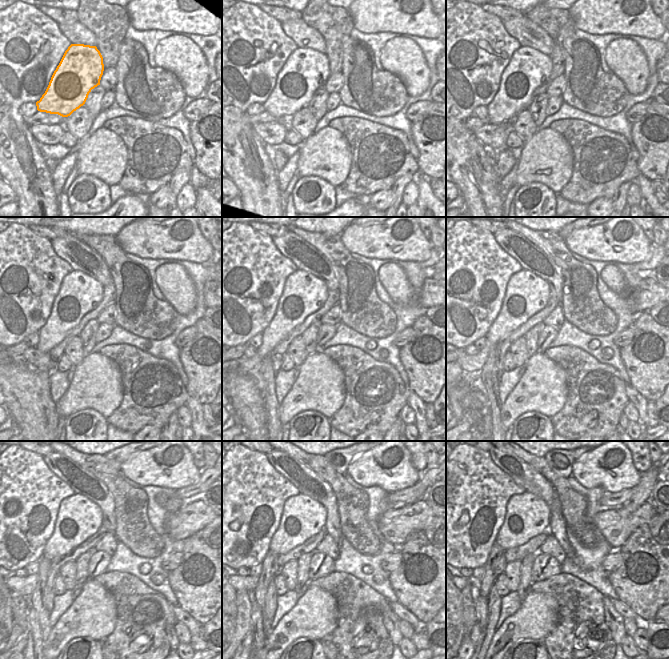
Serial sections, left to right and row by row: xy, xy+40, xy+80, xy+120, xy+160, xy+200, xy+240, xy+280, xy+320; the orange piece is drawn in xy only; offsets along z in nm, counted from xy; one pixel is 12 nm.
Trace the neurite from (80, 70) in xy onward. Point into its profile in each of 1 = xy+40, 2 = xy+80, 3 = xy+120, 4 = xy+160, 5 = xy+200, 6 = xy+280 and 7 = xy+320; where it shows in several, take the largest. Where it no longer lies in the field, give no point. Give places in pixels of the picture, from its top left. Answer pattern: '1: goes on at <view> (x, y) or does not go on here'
1: goes on at xy+40 (306, 70)
2: goes on at xy+80 (528, 69)
3: goes on at xy+120 (79, 294)
4: goes on at xy+160 (303, 294)
5: goes on at xy+200 (526, 294)
6: goes on at xy+280 (303, 517)
7: goes on at xy+320 (527, 516)

